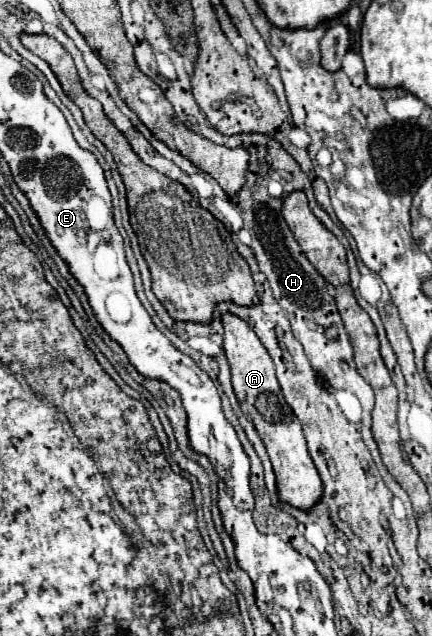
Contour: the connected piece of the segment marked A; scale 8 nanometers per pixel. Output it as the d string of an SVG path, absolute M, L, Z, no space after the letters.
M227 312L223 314L223 326L225 326L223 348L231 364L233 390L241 404L241 412L253 422L273 462L273 470L277 476L277 488L279 488L279 500L299 510L311 510L315 502L323 498L323 482L309 456L305 436L301 432L301 424L281 394L273 360L245 320Z

